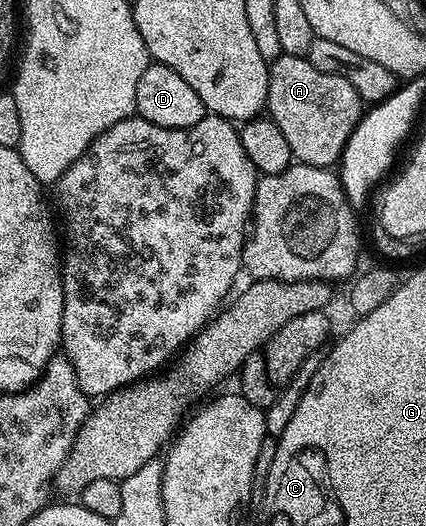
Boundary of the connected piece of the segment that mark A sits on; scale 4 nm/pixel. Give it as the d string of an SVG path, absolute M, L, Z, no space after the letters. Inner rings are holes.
M282 54L269 66L267 115L287 138L287 146L291 146L291 154L296 163L333 168L340 161L355 126L361 121L363 101L359 98L355 86L347 82L347 78L339 78L339 74L327 74L311 66L311 62L304 56Z

